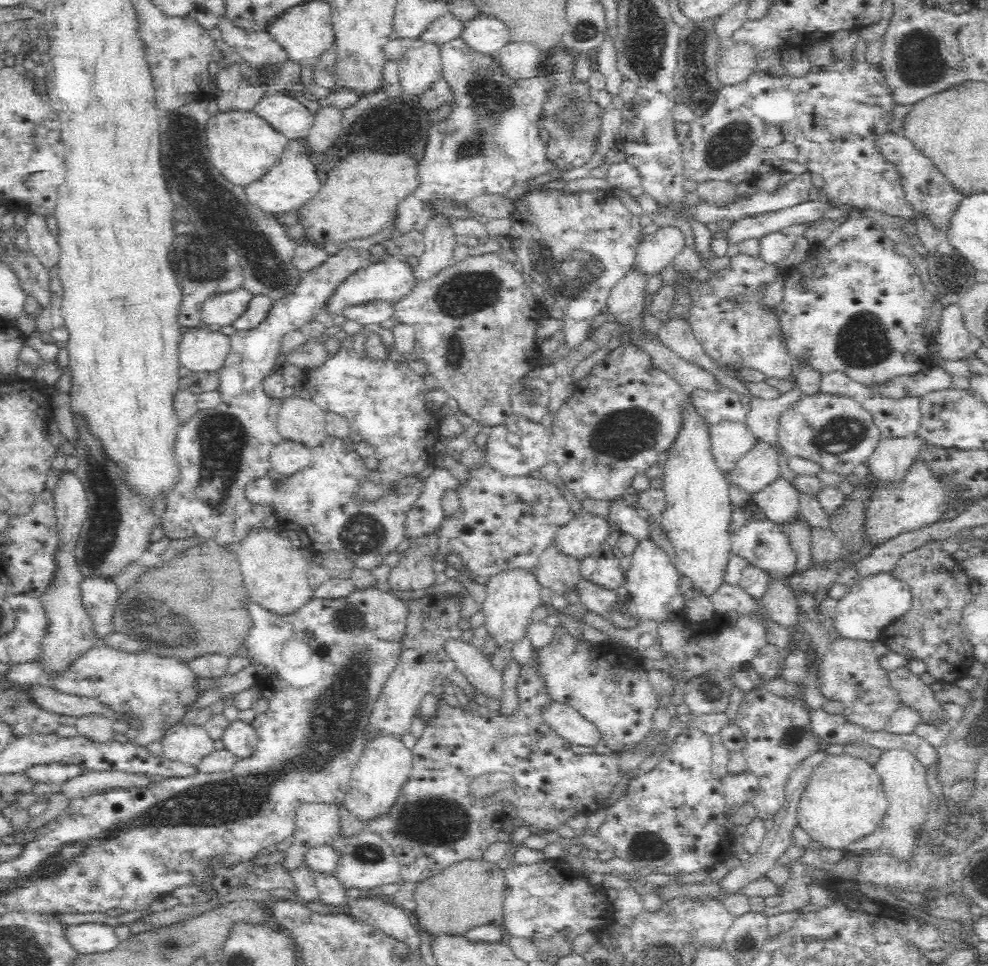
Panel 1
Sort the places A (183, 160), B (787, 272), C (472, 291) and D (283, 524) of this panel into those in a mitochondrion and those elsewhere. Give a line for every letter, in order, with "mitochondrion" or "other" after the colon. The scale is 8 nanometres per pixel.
A: mitochondrion
B: other
C: mitochondrion
D: other

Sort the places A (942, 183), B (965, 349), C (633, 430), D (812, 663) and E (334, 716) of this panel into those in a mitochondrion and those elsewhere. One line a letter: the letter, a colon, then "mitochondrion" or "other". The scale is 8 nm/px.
A: other
B: other
C: mitochondrion
D: other
E: mitochondrion

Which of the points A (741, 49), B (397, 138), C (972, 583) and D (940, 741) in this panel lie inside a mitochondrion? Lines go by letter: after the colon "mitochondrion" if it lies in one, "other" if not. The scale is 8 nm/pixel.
A: other
B: other
C: other
D: other

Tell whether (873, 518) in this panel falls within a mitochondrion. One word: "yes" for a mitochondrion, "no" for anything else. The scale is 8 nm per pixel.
no

